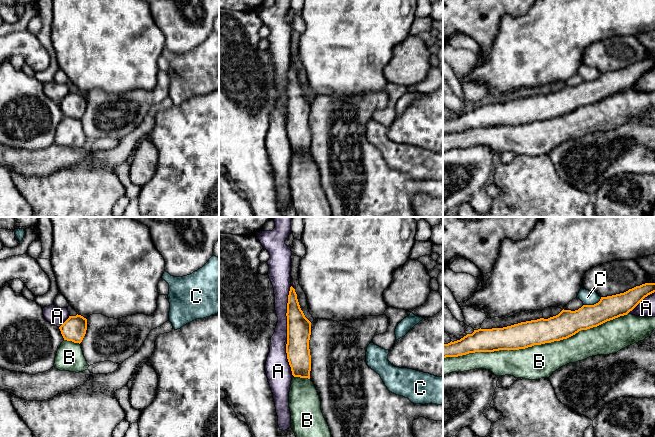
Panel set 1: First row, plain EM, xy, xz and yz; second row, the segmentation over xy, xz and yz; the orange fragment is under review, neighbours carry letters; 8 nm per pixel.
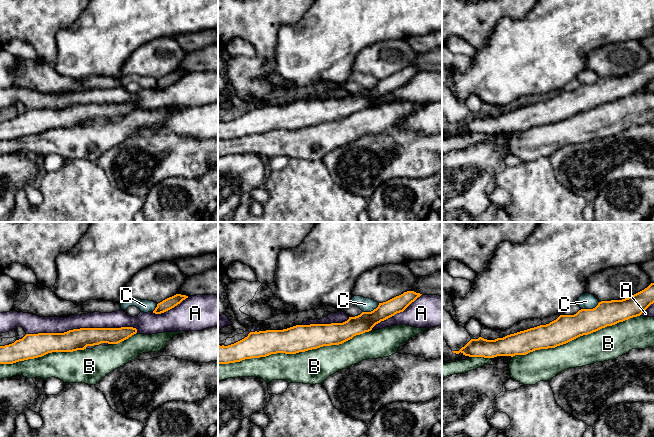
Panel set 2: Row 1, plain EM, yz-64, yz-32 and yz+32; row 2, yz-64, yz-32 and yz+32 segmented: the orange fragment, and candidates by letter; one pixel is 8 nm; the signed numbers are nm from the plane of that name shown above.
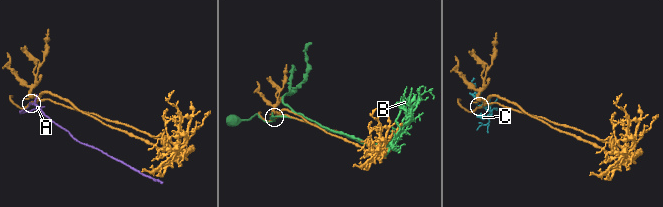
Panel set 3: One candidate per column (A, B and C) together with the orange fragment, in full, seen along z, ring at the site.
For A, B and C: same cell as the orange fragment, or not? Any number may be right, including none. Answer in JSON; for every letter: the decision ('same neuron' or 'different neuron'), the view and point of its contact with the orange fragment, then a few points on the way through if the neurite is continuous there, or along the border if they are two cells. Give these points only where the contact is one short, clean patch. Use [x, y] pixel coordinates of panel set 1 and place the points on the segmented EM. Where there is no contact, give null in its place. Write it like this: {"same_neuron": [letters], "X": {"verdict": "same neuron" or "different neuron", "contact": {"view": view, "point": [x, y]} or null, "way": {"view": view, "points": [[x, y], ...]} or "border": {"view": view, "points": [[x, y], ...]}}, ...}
{"same_neuron": [], "A": {"verdict": "different neuron", "contact": {"view": "xz", "point": [287, 331]}}, "B": {"verdict": "different neuron", "contact": {"view": "yz", "point": [535, 344]}}, "C": {"verdict": "different neuron", "contact": {"view": "yz", "point": [594, 304]}, "border": {"view": "yz", "points": [[601, 297], [593, 304], [584, 305]]}}}

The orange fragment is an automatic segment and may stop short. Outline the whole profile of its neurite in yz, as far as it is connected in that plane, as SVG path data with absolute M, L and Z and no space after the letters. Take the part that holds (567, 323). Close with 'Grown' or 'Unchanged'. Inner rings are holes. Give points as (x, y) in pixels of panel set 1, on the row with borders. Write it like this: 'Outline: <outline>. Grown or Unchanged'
Outline: M645 283L624 293L601 297L594 305L583 305L575 311L563 309L548 319L540 318L503 328L480 328L460 340L443 344L443 358L475 352L519 350L567 339L581 330L627 315L654 292L655 283Z. Unchanged

